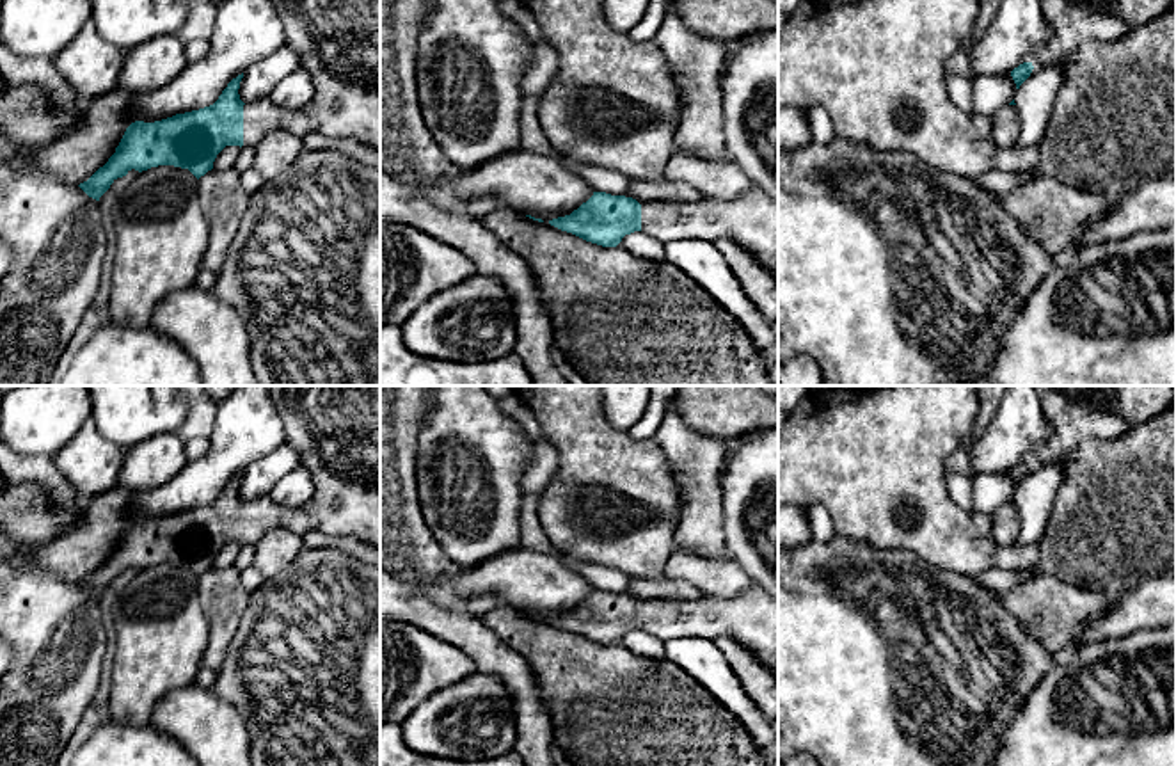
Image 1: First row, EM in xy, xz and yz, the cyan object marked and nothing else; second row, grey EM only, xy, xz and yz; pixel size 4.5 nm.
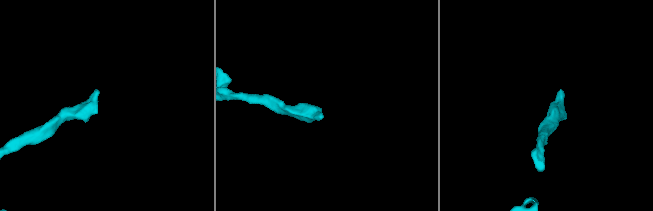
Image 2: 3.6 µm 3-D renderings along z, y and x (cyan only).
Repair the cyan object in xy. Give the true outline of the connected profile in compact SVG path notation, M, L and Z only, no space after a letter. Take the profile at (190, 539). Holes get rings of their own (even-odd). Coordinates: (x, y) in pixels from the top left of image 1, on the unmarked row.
M263 386L282 419L286 444L298 457L300 466L307 469L314 483L313 498L298 508L279 507L270 494L261 494L243 501L238 487L243 471L233 476L222 489L219 498L204 507L176 512L172 515L144 521L131 521L115 551L99 565L87 579L78 585L92 597L99 595L110 583L126 574L131 567L142 571L158 563L174 563L188 567L197 578L213 567L217 553L226 544L256 546L265 531L274 526L282 526L297 535L309 530L318 530L327 537L354 537L380 549L380 386Z

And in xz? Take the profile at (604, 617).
M757 585L739 595L702 595L696 601L593 590L570 613L549 622L602 645L616 645L634 629L663 642L673 636L730 636L778 677L778 599Z

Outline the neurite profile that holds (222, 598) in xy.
M211 567L199 576L199 601L210 624L210 640L201 665L219 670L249 608L250 594L240 583L240 571Z

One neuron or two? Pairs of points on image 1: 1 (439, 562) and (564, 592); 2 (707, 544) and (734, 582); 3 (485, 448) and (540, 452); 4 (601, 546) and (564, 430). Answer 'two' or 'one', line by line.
1: two
2: two
3: two
4: one

